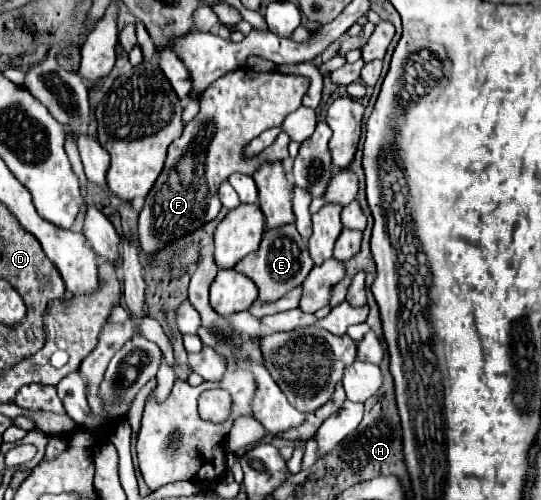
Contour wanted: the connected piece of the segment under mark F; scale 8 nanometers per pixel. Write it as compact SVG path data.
M247 66L215 80L211 88L201 94L199 114L185 124L181 138L169 146L165 168L149 190L139 214L139 246L147 260L153 260L153 256L173 240L217 218L221 210L217 190L233 172L253 174L261 162L289 158L287 144L291 140L287 134L279 134L259 156L245 158L243 150L261 132L281 126L285 116L301 106L307 88L307 78L279 72L255 72Z

